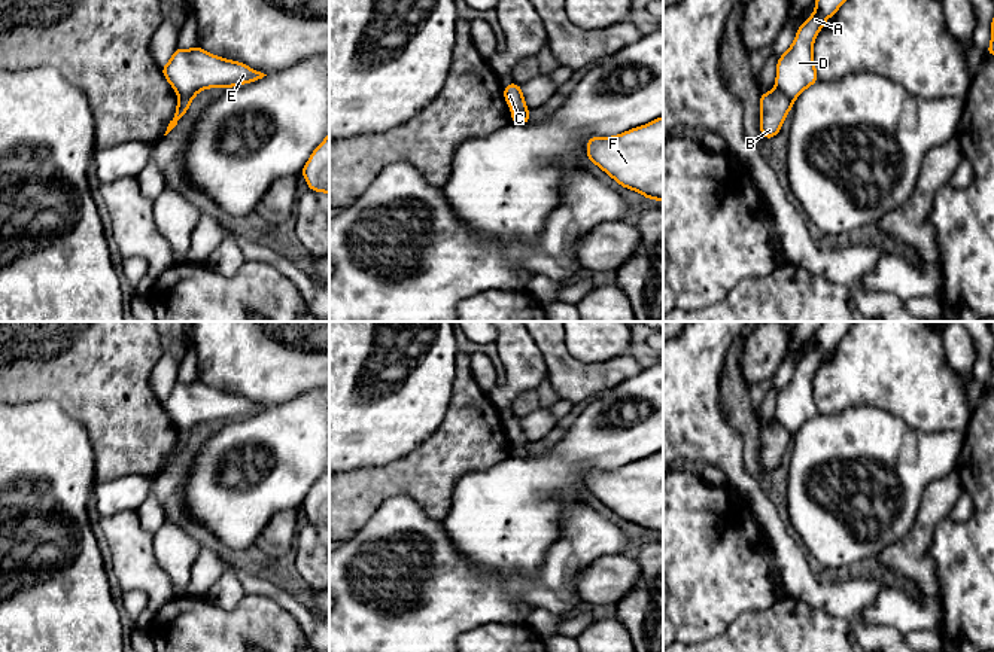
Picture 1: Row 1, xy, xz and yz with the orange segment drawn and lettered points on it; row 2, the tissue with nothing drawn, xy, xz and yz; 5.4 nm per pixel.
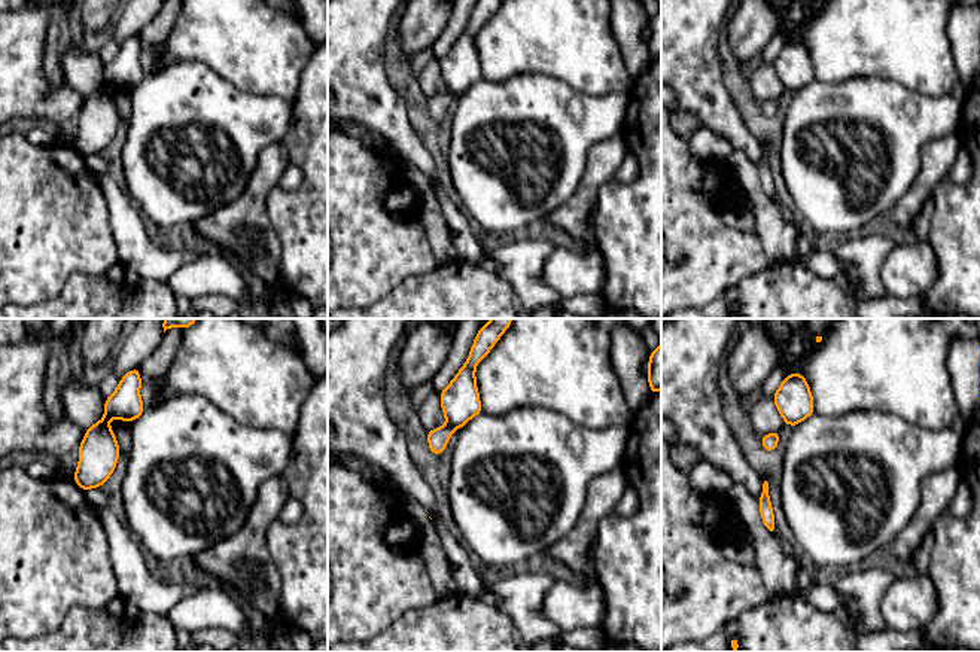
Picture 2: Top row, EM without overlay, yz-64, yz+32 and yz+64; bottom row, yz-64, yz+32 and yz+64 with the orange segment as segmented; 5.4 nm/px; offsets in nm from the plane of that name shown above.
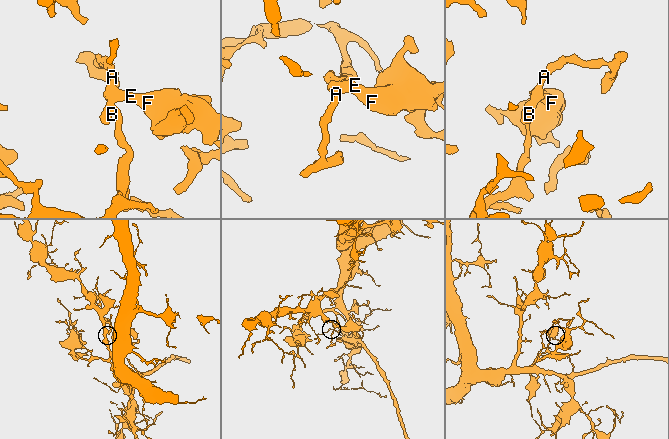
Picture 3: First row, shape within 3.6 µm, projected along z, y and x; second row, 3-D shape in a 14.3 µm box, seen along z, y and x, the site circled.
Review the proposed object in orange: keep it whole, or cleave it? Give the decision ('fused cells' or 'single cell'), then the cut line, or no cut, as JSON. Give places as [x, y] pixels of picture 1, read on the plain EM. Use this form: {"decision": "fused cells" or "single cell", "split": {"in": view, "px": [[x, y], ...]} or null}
{"decision": "fused cells", "split": {"in": "yz", "px": [[777, 420], [792, 435]]}}

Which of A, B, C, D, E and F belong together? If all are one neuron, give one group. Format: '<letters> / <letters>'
A D E F / B C

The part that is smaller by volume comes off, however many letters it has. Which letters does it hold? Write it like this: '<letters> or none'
A, D, E, F

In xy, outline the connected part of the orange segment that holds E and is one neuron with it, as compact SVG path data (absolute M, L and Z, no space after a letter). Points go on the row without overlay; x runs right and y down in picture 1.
M177 380L161 405L179 430L195 430L203 423L215 420L227 423L267 409L243 396L209 387L200 380L192 383Z

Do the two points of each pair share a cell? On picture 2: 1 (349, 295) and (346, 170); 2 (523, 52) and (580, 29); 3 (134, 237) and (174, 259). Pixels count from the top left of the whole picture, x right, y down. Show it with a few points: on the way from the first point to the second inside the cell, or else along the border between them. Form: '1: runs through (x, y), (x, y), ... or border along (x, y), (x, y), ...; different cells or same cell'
1: runs through (349, 264), (349, 201); same cell
2: runs through (536, 39), (547, 29), (566, 29); same cell
3: runs through (145, 247), (157, 259), (164, 259); same cell

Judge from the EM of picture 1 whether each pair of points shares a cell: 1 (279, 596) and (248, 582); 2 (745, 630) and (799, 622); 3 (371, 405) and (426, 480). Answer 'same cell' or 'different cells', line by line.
1: same cell
2: same cell
3: different cells

